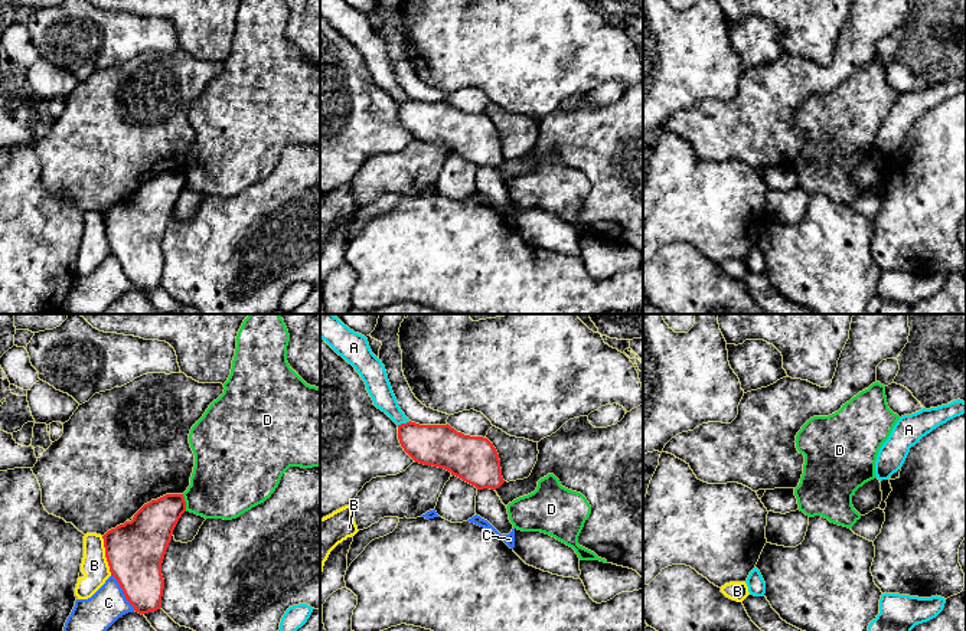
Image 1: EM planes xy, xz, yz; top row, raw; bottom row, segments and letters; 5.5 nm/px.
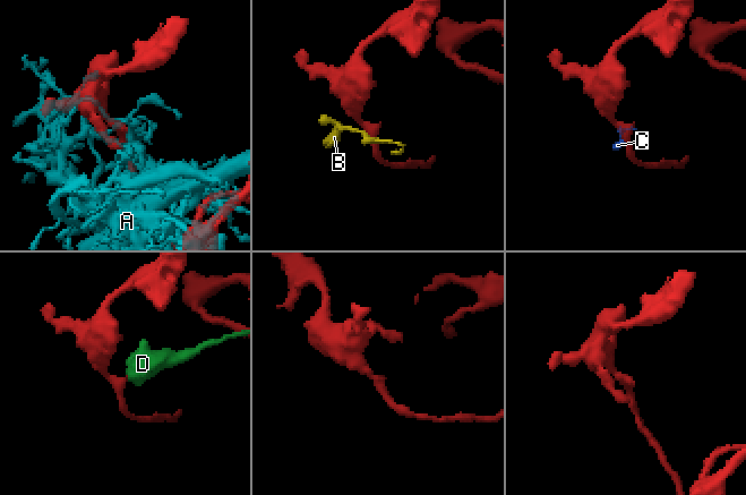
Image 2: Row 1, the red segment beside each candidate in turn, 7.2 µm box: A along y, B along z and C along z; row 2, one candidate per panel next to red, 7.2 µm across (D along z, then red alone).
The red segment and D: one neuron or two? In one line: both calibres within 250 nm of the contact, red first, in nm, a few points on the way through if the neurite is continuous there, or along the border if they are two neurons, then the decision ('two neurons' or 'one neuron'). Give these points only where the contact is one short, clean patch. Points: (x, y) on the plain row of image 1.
240/380 nm | along xy (182, 172), (186, 188) | two neurons

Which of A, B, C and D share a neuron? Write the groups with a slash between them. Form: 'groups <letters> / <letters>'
groups A B / C / D

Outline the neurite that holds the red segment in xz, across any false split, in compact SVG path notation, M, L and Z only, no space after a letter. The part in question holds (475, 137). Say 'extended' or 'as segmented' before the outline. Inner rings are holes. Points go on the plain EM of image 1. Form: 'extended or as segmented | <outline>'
as segmented | M409 98L398 102L398 117L415 140L444 146L477 167L496 167L505 160L499 131L487 115L464 112L448 101L420 102Z

